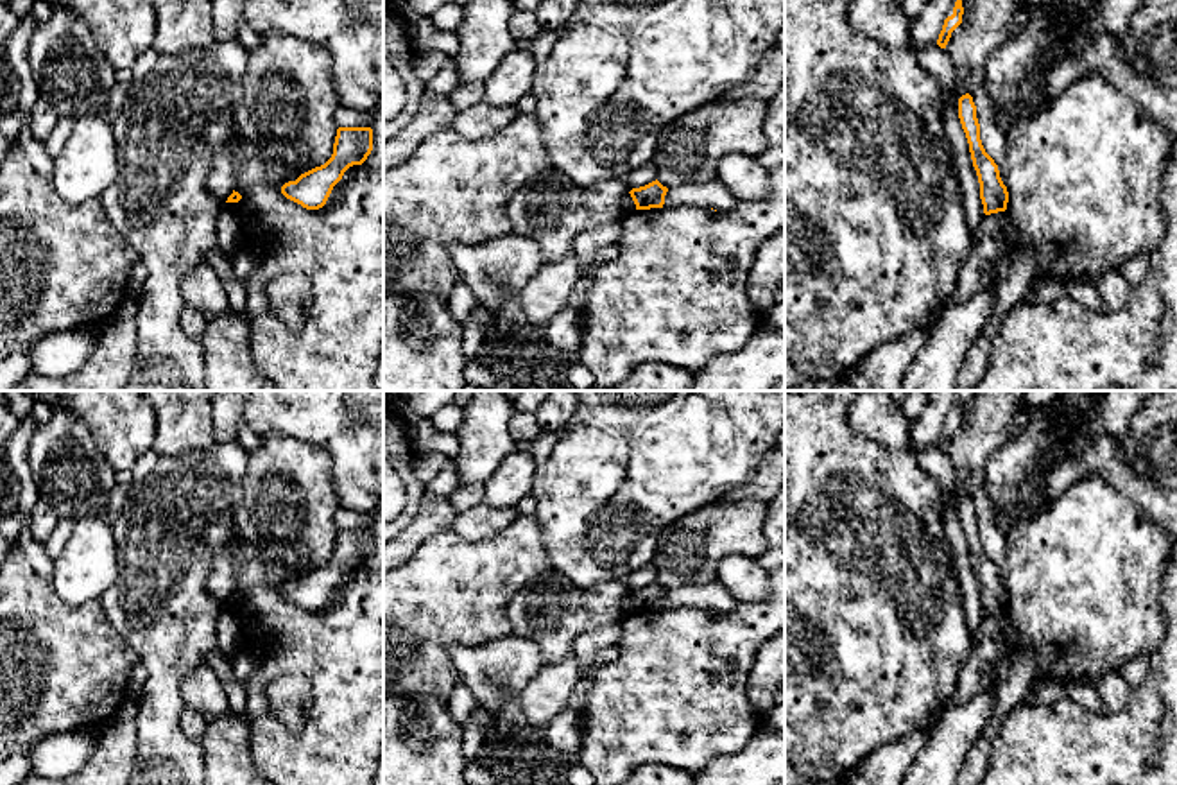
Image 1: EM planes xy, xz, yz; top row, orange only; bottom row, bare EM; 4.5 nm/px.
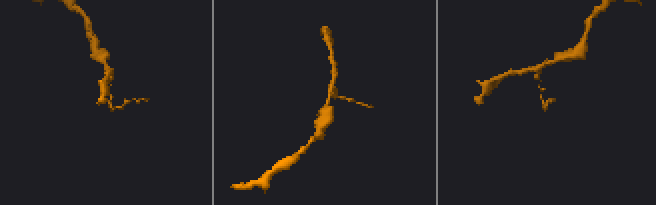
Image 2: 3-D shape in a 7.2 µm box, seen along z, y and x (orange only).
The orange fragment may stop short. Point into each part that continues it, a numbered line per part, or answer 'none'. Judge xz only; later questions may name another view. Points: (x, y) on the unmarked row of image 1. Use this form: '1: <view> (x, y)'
none

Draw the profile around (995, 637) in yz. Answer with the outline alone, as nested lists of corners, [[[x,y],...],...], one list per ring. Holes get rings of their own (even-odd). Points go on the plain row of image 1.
[[[998,613],[982,618],[973,638],[969,660],[958,672],[957,688],[944,710],[962,704],[984,690],[992,688],[992,665],[1016,647],[1016,631],[1009,622],[1009,615]]]

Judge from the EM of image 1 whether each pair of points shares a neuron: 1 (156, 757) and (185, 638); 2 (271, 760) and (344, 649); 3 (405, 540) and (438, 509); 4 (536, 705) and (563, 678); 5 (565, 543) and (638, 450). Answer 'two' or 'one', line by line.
1: one
2: one
3: one
4: one
5: one

